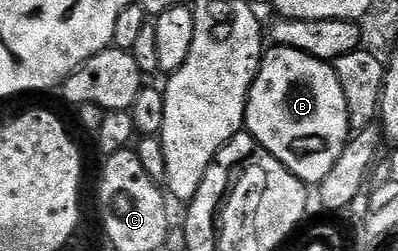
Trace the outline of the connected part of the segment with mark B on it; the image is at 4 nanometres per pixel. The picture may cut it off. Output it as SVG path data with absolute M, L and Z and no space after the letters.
M283 47L269 48L261 57L260 70L248 92L244 124L263 149L312 187L330 174L350 138L347 101L333 66Z

